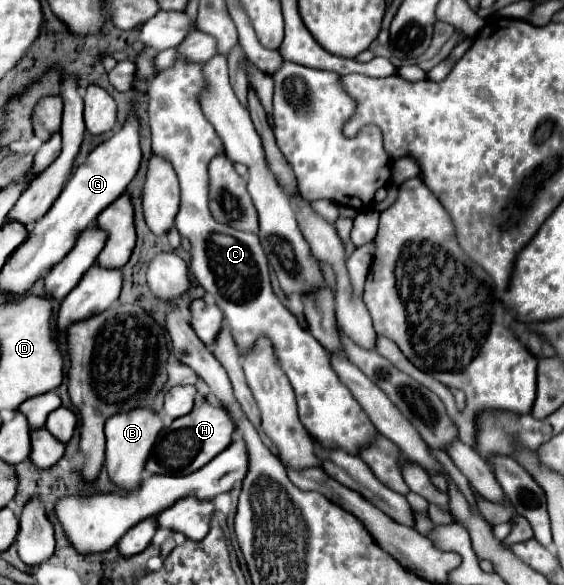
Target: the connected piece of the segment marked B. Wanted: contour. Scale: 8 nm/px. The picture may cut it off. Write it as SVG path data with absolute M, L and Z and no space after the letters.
M133 409L129 413L117 413L107 421L107 425L105 425L105 435L107 435L105 467L107 467L109 479L119 489L133 491L133 489L137 489L137 485L141 485L145 461L149 459L149 453L153 451L153 445L155 445L161 429L163 429L163 421L151 409Z

